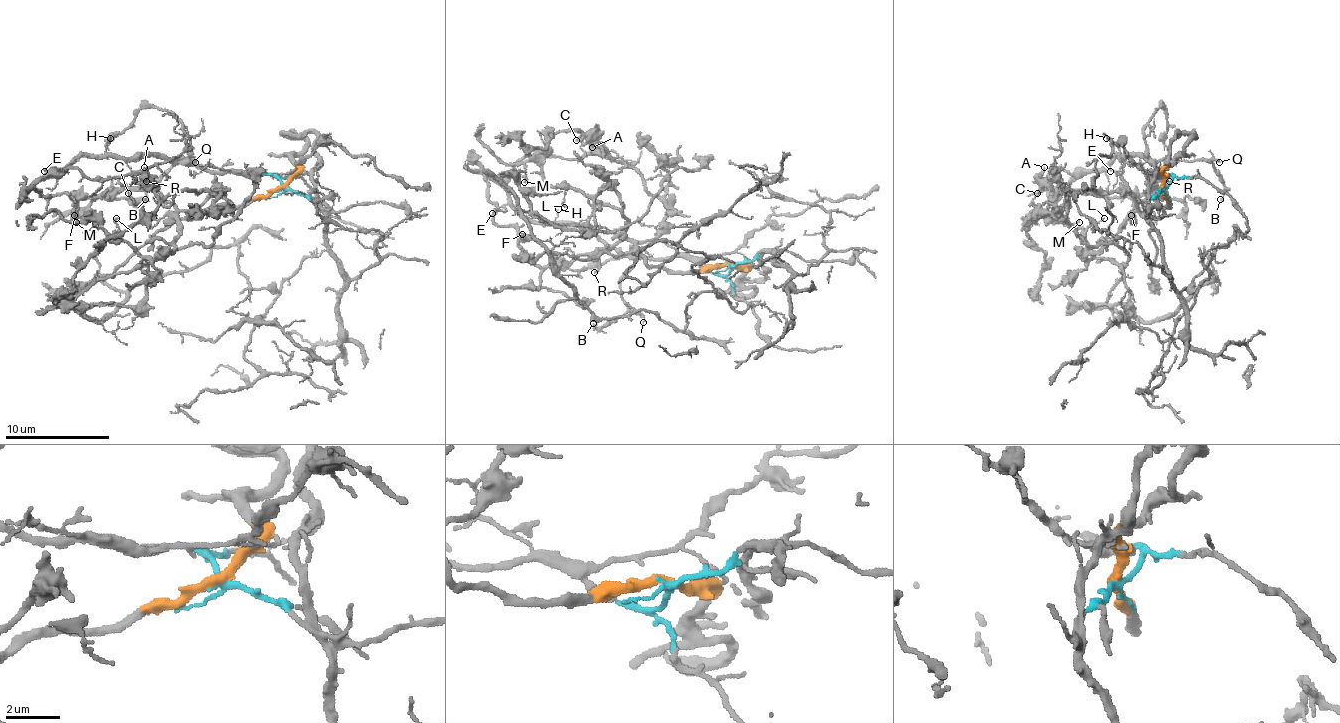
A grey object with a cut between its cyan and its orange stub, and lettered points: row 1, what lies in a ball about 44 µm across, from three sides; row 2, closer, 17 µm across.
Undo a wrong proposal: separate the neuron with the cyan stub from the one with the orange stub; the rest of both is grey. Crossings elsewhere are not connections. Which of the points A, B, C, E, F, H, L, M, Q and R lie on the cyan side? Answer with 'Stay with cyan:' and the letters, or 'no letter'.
Stay with cyan: B, E, H, Q

